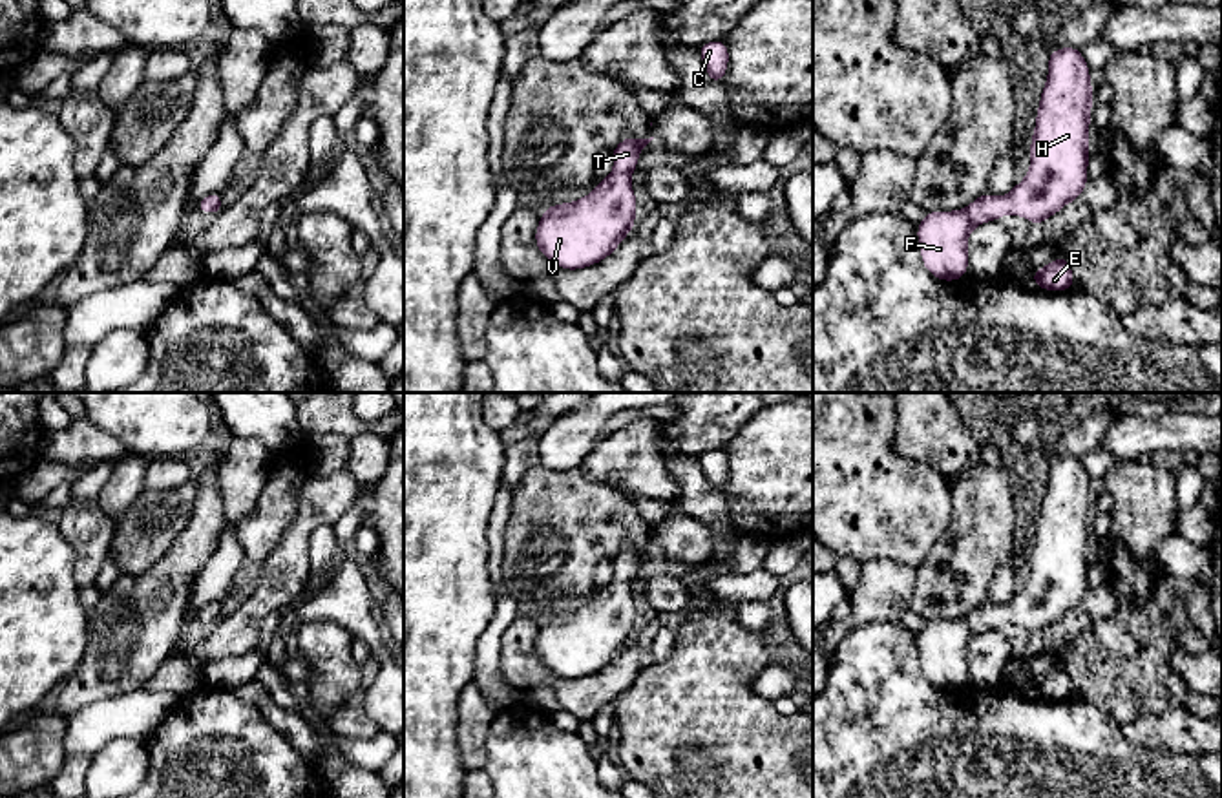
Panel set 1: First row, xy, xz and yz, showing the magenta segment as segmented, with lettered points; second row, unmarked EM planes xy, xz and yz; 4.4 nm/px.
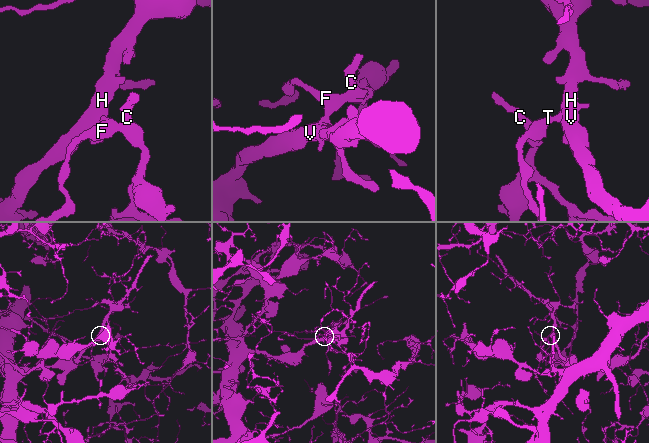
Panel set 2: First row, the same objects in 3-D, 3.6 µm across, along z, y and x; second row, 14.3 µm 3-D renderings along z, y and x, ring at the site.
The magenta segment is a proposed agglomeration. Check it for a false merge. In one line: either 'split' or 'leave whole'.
leave whole

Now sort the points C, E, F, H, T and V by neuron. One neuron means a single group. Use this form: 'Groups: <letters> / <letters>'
Groups: C E F H T V

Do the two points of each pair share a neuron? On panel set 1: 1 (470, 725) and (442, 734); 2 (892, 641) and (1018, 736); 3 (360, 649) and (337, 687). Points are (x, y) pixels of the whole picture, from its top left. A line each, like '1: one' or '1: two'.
1: two
2: one
3: two

